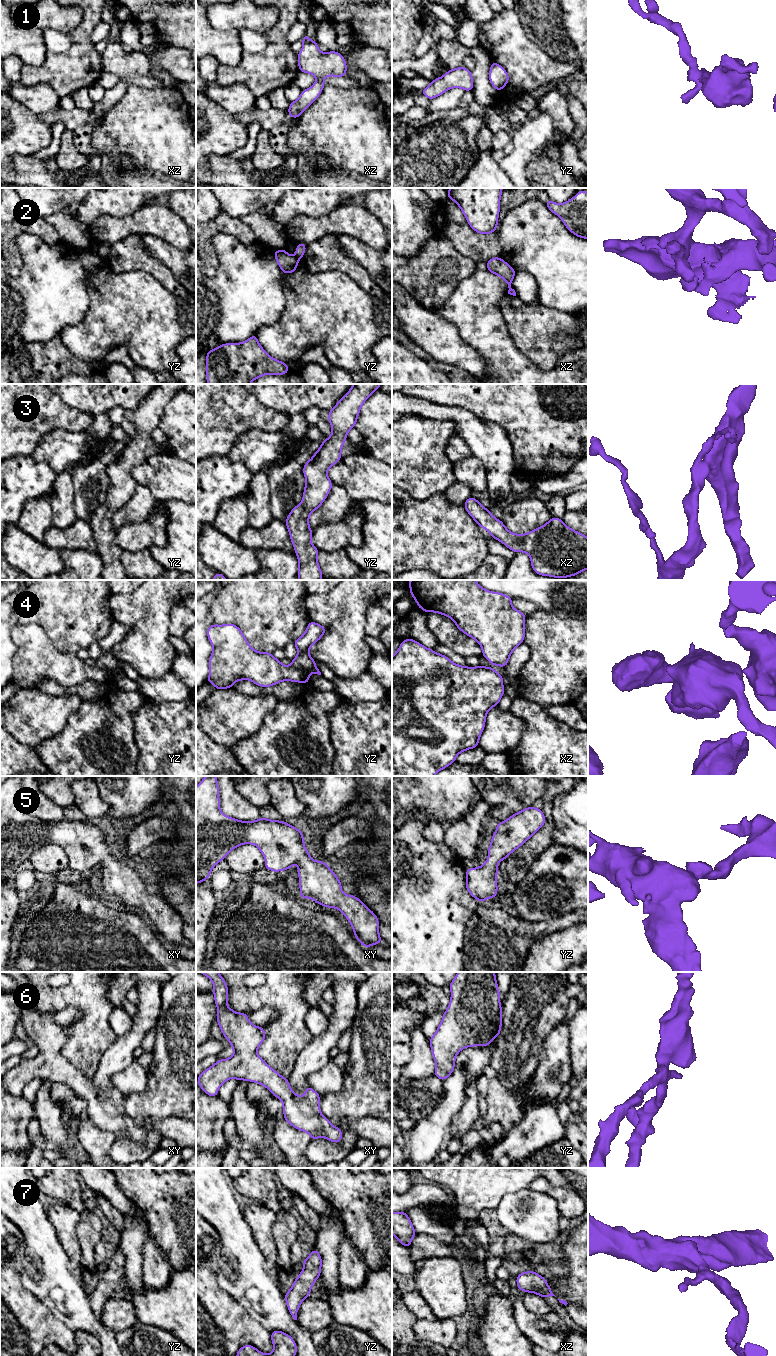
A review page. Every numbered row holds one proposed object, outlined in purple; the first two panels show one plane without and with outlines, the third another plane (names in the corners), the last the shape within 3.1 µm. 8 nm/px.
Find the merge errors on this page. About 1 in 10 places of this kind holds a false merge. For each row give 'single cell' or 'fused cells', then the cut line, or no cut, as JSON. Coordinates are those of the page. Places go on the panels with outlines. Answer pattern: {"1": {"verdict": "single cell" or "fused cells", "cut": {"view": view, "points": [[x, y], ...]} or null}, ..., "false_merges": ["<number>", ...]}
{"1": {"verdict": "single cell", "cut": null}, "2": {"verdict": "fused cells", "cut": {"view": "yz", "points": [[295, 256], [299, 258]]}}, "3": {"verdict": "single cell", "cut": null}, "4": {"verdict": "single cell", "cut": null}, "5": {"verdict": "single cell", "cut": null}, "6": {"verdict": "single cell", "cut": null}, "7": {"verdict": "single cell", "cut": null}, "false_merges": ["2"]}

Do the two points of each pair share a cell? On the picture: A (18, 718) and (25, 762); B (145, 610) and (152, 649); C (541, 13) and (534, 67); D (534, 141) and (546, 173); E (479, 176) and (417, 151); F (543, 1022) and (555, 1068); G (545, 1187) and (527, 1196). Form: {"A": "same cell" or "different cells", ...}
{"A": "different cells", "B": "same cell", "C": "different cells", "D": "different cells", "E": "different cells", "F": "different cells", "G": "different cells"}

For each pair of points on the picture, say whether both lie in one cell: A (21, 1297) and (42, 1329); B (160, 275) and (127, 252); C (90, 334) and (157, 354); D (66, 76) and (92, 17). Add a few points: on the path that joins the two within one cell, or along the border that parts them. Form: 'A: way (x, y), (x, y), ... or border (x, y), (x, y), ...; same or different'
A: way (21, 1305), (21, 1308), (34, 1321); same
B: way (152, 267), (135, 259); same
C: way (107, 334), (137, 334), (140, 337); same
D: way (81, 61), (82, 32); same

